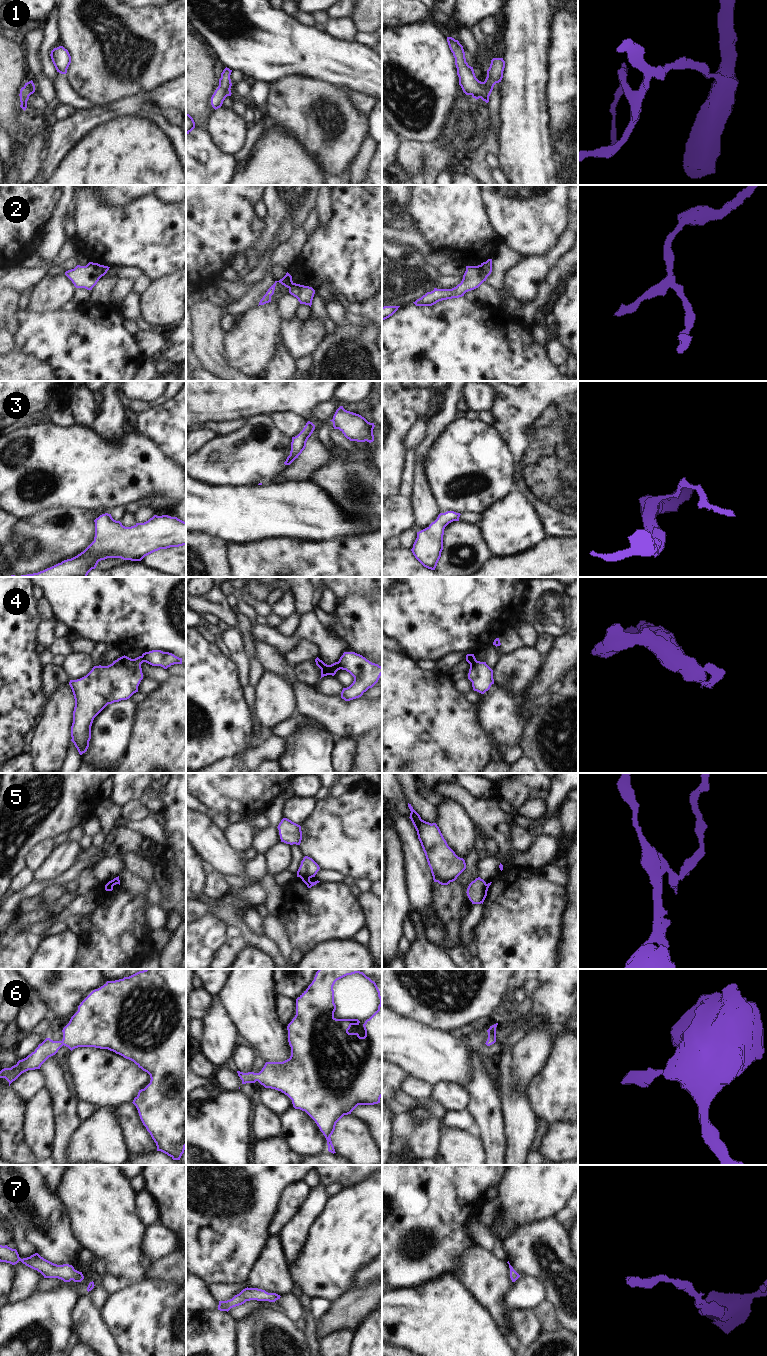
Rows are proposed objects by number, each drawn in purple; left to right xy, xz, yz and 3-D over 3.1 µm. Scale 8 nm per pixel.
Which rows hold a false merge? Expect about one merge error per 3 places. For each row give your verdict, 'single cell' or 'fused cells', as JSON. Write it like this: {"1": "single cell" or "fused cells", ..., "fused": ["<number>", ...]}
{"1": "single cell", "2": "fused cells", "3": "single cell", "4": "fused cells", "5": "fused cells", "6": "single cell", "7": "single cell", "fused": ["2", "4", "5"]}

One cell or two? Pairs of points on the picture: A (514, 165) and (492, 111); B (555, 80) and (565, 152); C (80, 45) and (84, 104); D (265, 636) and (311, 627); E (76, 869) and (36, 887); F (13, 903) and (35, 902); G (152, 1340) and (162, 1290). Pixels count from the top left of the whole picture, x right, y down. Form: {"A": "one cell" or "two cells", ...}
{"A": "two cells", "B": "one cell", "C": "two cells", "D": "one cell", "E": "one cell", "F": "two cells", "G": "one cell"}

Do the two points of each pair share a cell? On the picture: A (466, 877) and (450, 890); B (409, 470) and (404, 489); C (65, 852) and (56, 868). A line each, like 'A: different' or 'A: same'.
A: different
B: same
C: same

